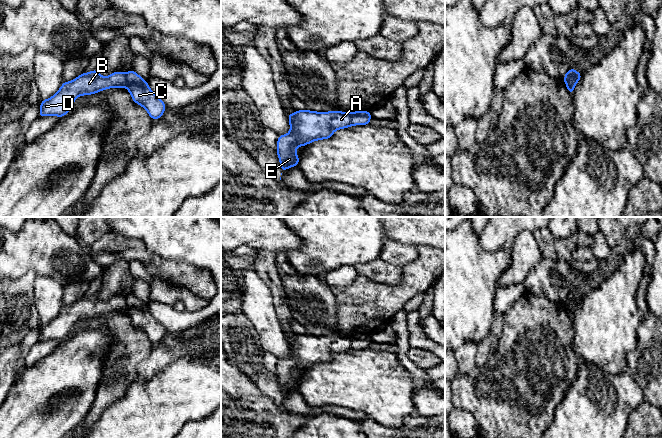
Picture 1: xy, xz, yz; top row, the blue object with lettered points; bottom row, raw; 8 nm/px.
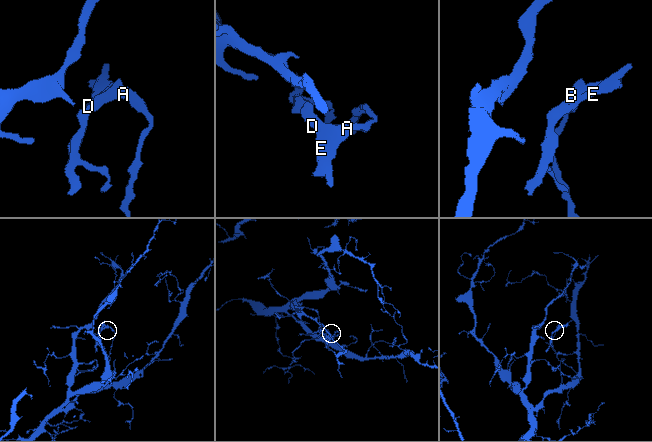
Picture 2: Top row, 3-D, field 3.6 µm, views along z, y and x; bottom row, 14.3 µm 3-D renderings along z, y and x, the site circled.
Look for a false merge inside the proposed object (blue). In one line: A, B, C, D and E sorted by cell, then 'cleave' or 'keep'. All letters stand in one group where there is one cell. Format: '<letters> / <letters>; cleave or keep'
A B D E / C; cleave

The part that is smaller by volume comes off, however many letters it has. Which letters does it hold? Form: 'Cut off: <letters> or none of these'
Cut off: A, B, D, E

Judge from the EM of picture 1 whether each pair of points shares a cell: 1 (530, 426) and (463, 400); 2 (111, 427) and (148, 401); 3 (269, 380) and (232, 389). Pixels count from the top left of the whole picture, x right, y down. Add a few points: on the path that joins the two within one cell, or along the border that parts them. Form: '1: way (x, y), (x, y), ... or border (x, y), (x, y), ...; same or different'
1: way (513, 409), (506, 402), (500, 400), (480, 400); same
2: way (120, 427), (139, 410); same
3: border (253, 380), (264, 394), (273, 399); different

